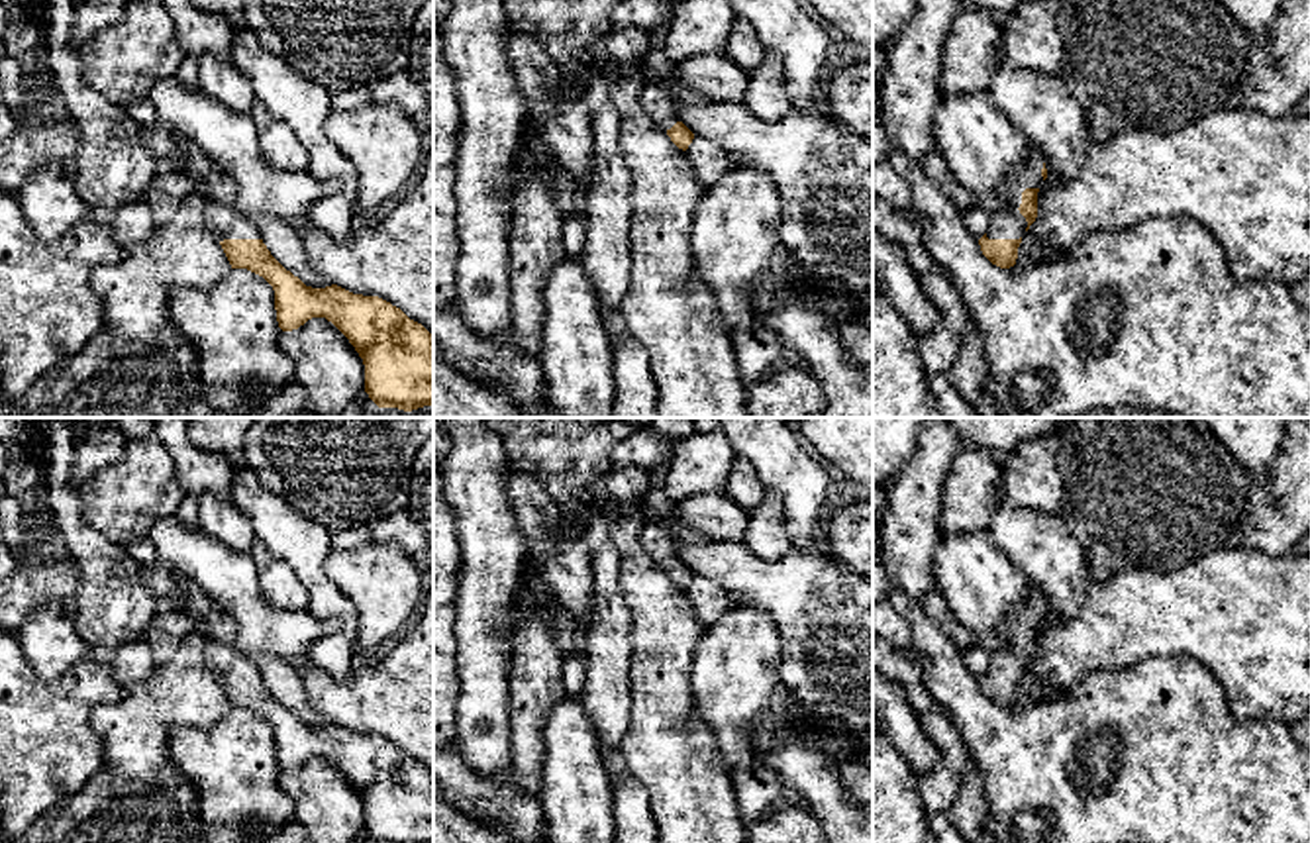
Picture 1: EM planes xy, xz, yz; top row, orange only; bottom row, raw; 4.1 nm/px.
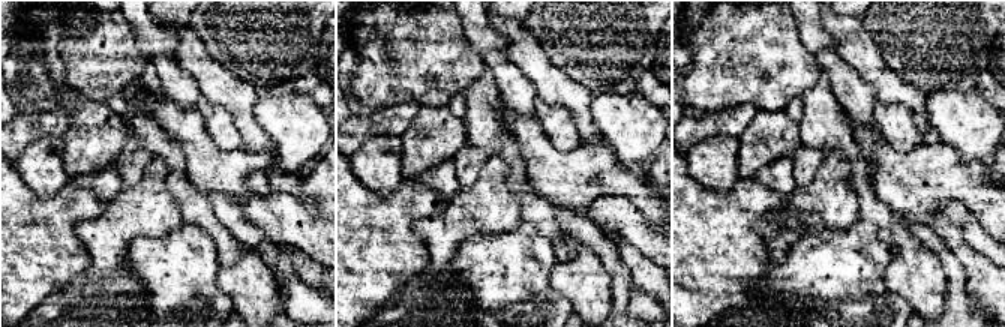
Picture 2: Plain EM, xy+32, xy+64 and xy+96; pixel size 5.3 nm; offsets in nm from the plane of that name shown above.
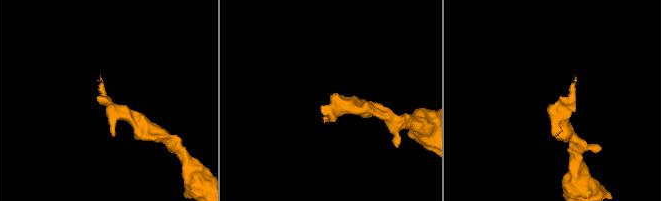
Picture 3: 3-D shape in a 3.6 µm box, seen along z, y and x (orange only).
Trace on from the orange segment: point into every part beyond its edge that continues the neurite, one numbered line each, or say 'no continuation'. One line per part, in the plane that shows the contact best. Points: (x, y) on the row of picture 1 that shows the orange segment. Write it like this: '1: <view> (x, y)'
1: yz (1007, 222)

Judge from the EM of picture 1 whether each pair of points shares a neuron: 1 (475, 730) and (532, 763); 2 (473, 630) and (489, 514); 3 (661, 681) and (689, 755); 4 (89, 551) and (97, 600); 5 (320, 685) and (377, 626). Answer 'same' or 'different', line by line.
1: different
2: same
3: same
4: same
5: different

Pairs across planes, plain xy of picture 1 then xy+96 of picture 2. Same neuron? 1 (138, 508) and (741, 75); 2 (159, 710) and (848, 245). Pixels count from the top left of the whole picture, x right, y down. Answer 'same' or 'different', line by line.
1: same
2: different

